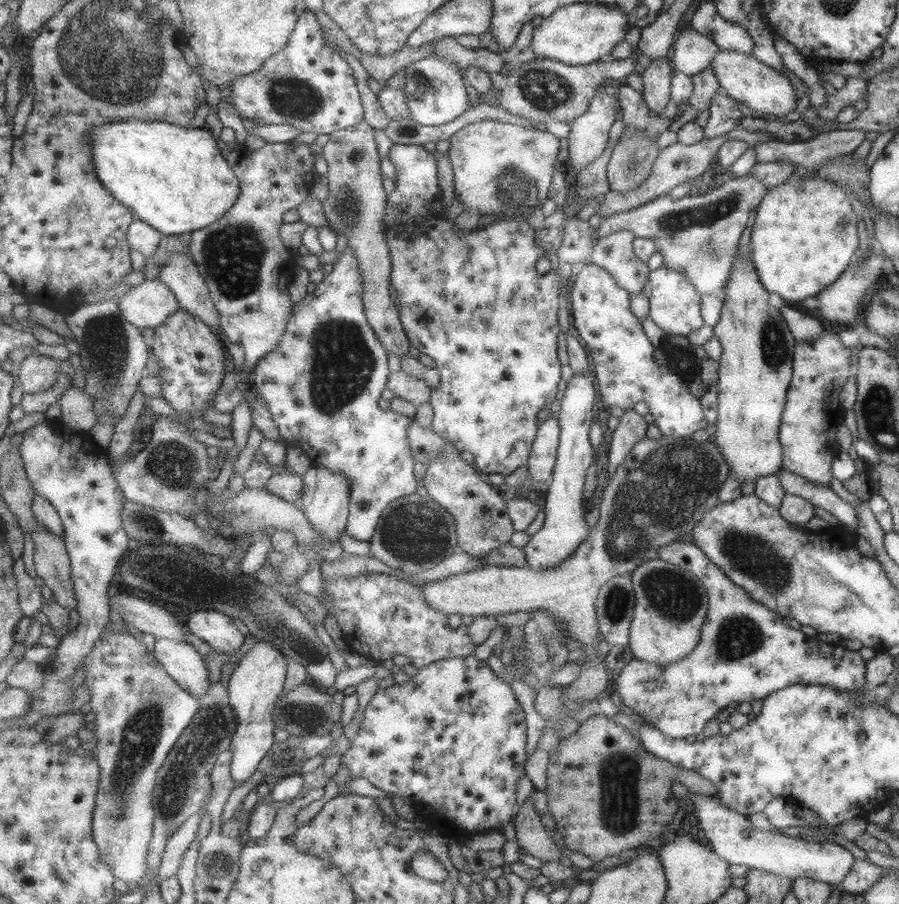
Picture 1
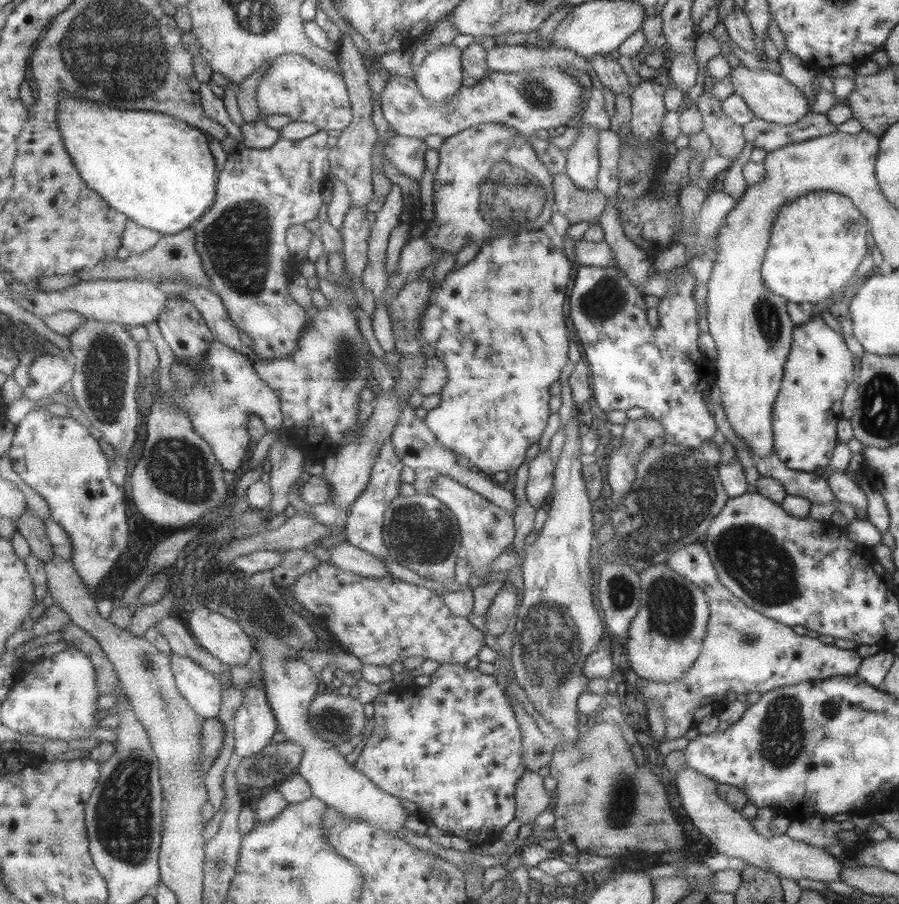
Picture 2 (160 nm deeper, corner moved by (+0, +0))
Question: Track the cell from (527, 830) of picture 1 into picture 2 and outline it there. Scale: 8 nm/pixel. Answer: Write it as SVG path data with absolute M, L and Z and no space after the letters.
M527 769L518 782L515 789L517 800L516 818L521 823L533 823L541 815L541 812L549 809L552 794L543 787L543 776L539 776L537 771Z

